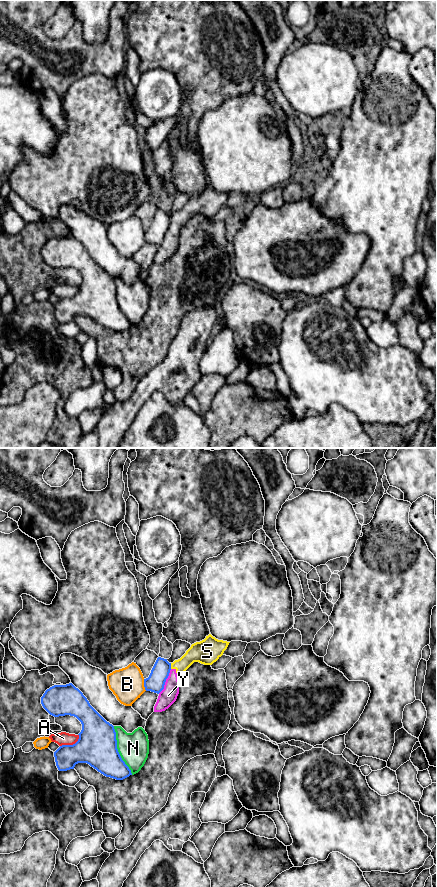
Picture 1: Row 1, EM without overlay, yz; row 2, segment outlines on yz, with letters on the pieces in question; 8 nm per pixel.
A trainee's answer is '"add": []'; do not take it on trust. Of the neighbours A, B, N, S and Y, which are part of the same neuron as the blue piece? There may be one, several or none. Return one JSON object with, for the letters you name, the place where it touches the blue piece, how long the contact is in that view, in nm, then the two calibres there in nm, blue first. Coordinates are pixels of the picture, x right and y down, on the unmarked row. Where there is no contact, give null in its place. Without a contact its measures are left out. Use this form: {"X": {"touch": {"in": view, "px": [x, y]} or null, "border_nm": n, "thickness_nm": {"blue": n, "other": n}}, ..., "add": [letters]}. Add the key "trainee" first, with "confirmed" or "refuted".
{"trainee": "confirmed", "add": []}

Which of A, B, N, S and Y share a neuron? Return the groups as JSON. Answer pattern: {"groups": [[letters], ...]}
{"groups": [["A"], ["B"], ["N"], ["S", "Y"]]}

